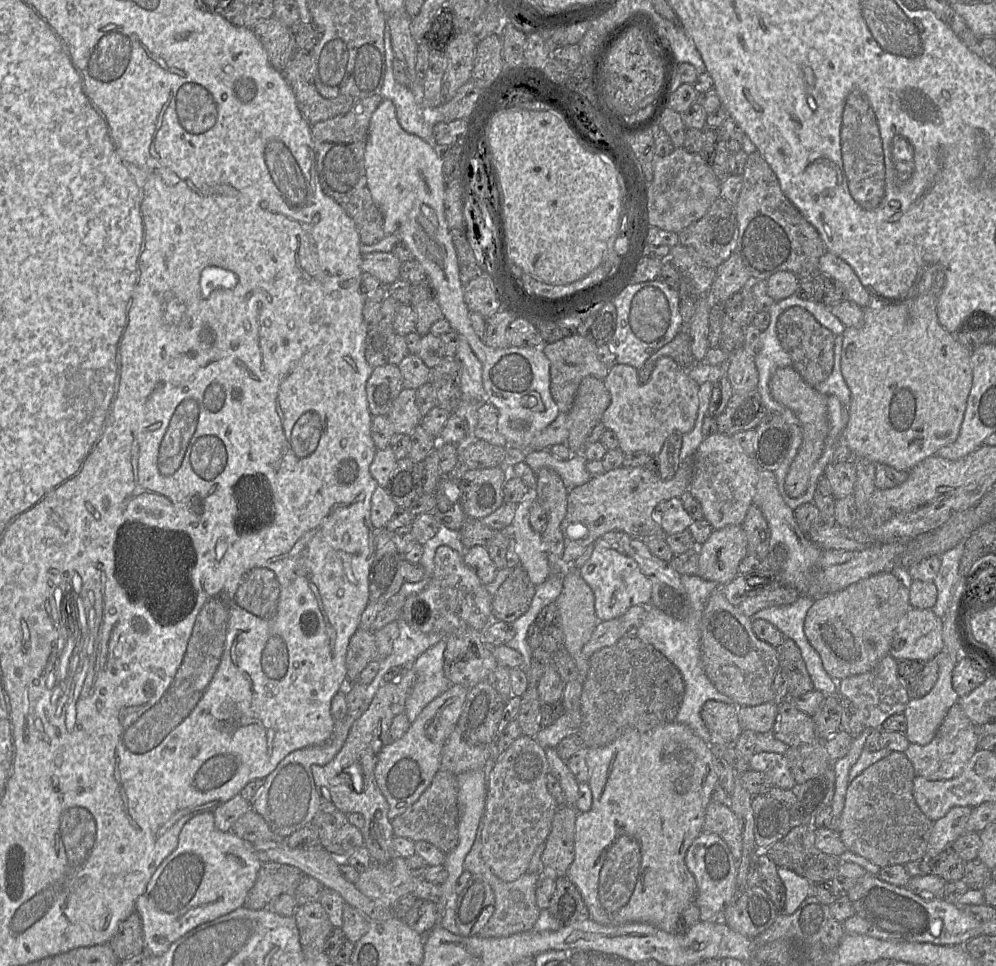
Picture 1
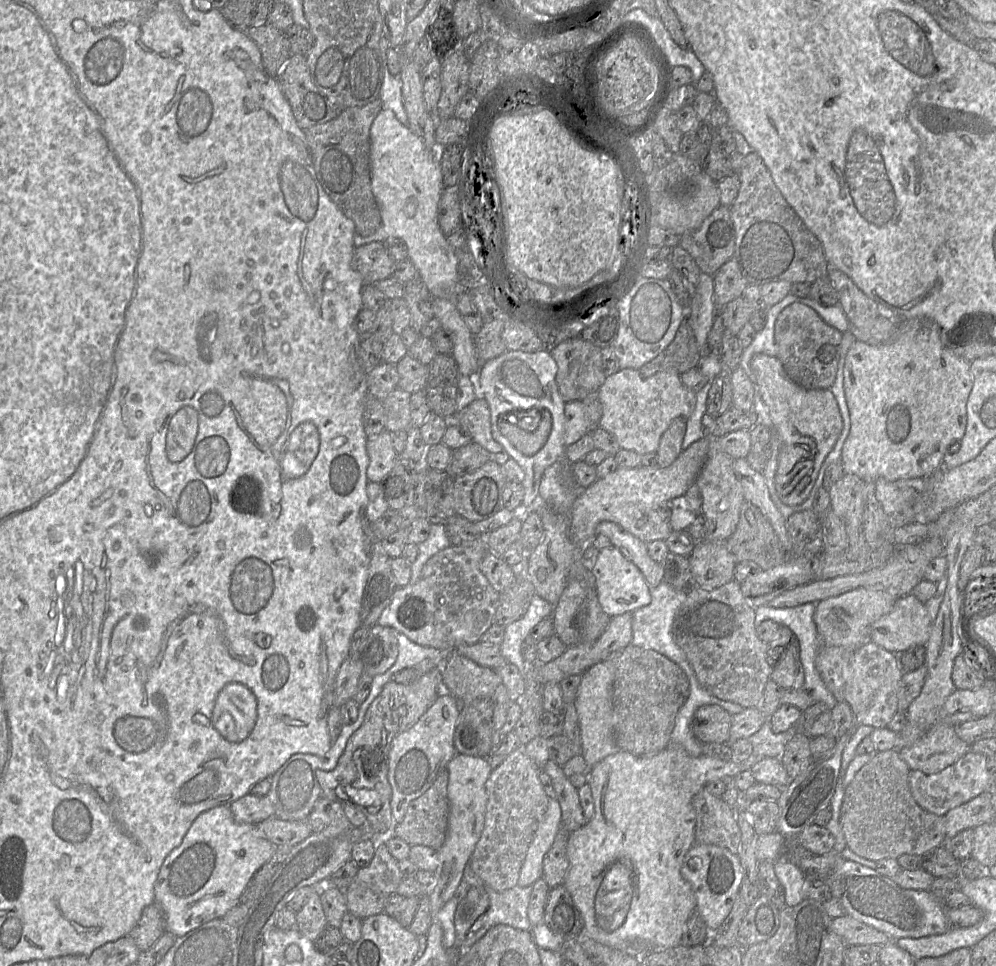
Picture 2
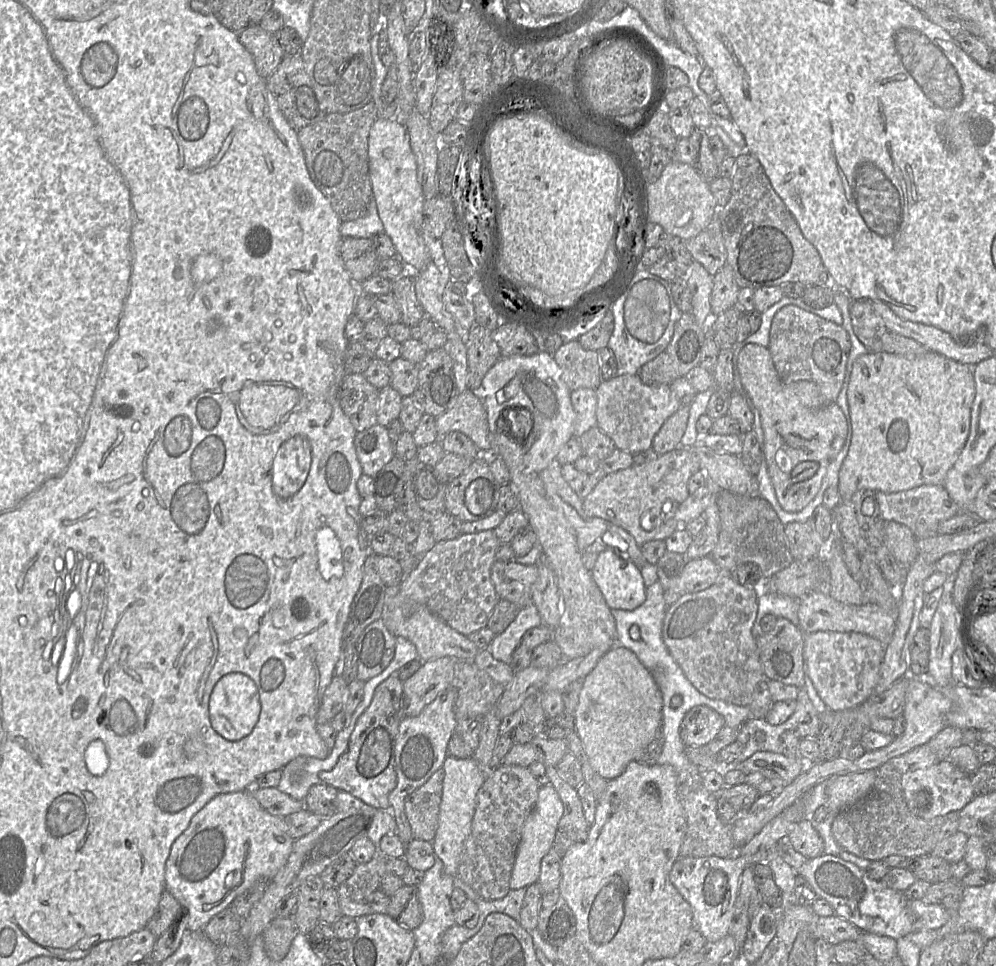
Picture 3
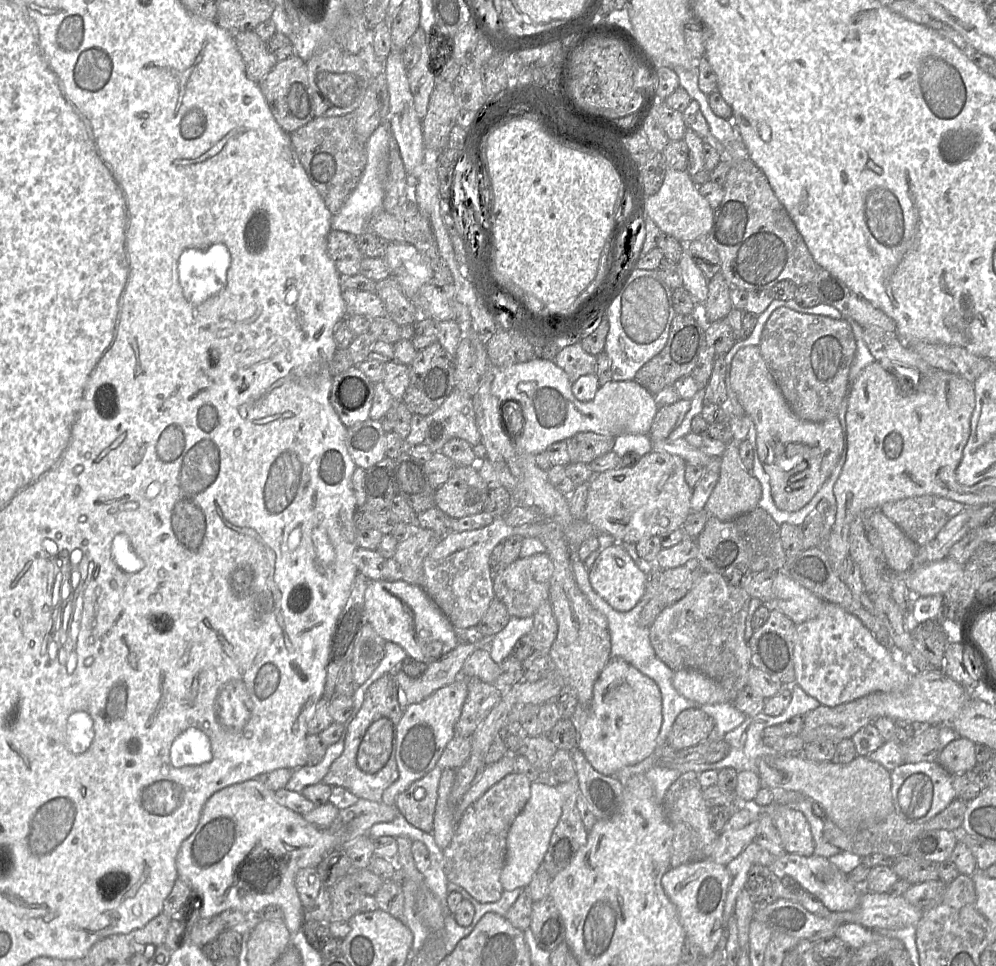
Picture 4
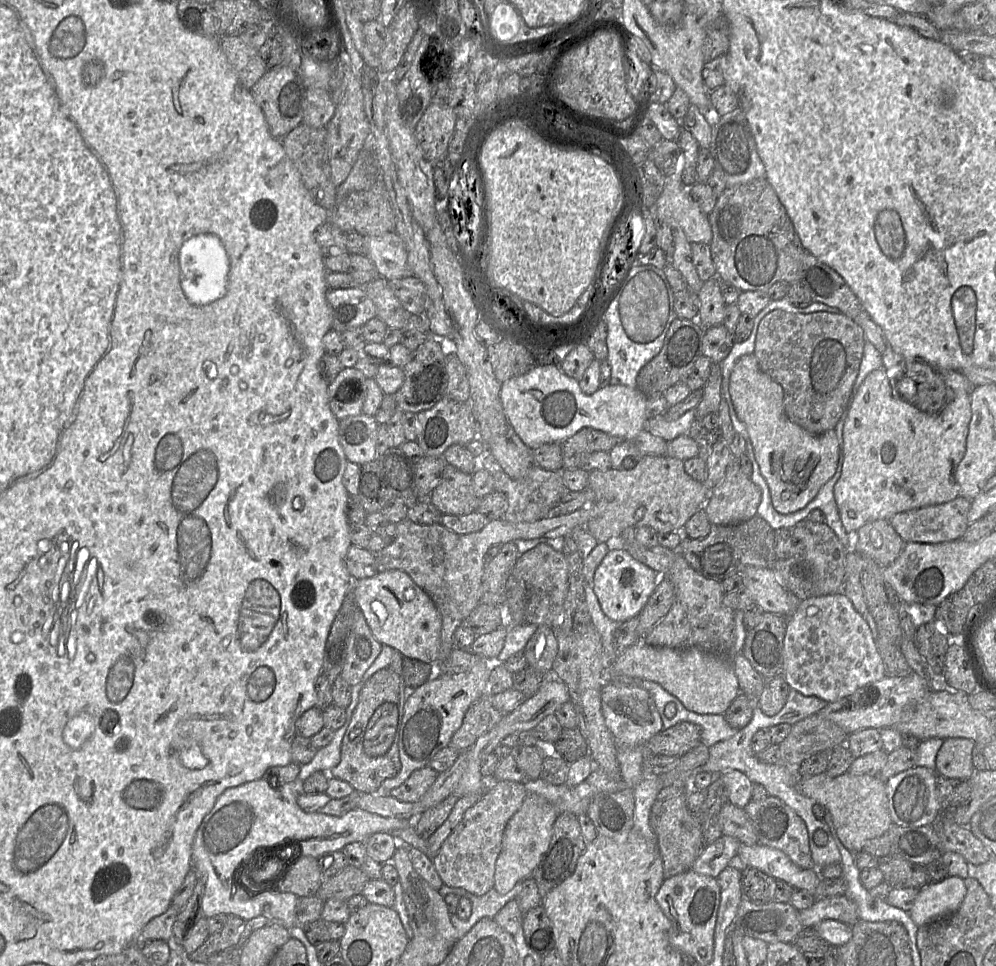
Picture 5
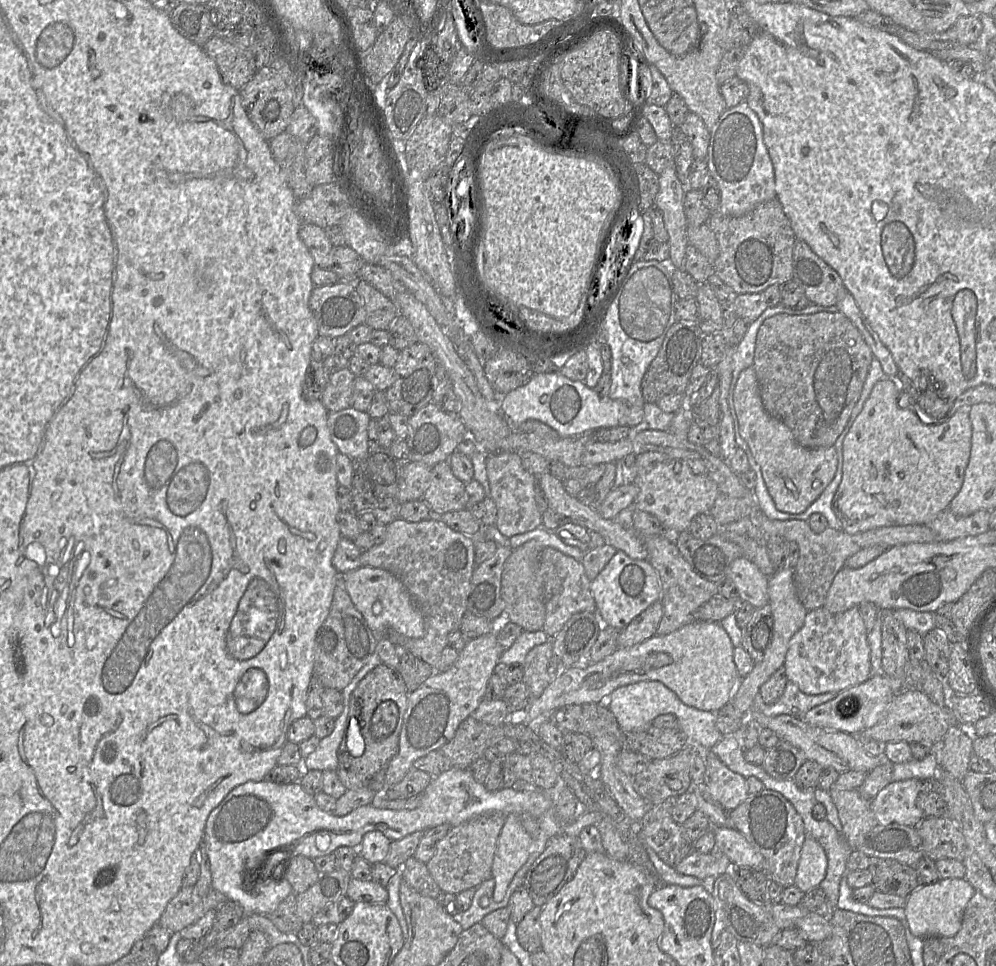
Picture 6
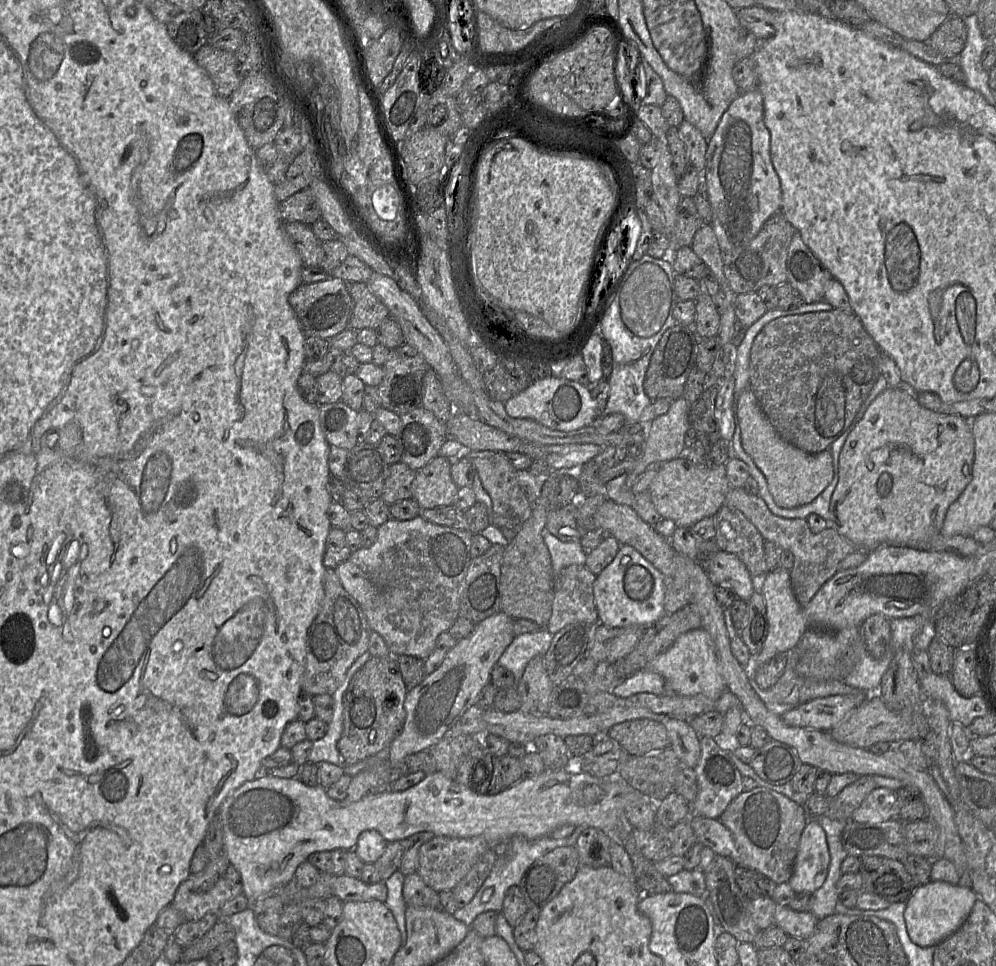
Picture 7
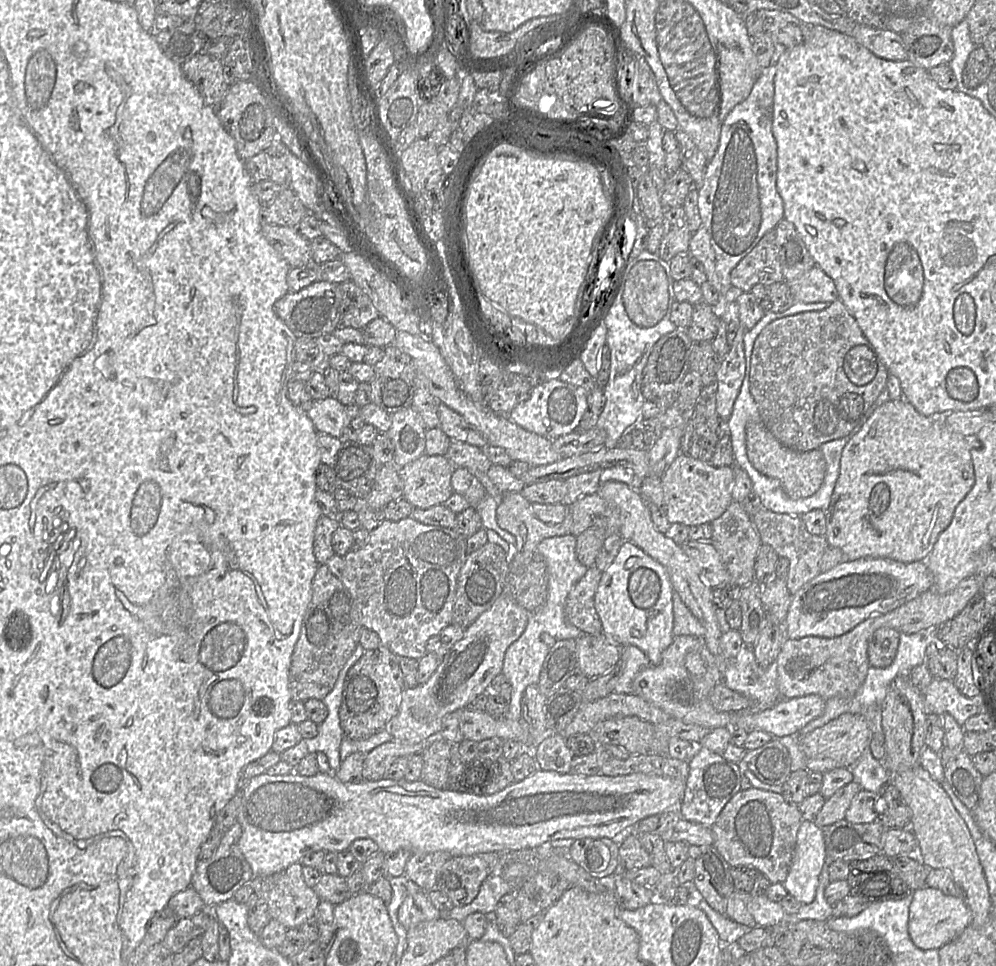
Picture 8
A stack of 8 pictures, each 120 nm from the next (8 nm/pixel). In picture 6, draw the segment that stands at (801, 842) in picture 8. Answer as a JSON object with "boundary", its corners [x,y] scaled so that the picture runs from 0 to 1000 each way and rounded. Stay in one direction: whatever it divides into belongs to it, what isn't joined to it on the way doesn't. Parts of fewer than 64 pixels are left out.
{"boundary":[[[810,865],[804,879],[797,917],[807,924],[822,918],[828,909],[830,893],[826,877]]]}

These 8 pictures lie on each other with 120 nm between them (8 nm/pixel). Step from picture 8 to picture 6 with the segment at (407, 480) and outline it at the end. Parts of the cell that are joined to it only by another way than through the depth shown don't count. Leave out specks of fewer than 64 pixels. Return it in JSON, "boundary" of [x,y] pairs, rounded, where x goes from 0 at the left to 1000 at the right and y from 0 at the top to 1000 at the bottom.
{"boundary":[[[450,477],[433,483],[432,496],[425,518],[434,529],[454,530],[468,526],[468,501],[454,489]]]}

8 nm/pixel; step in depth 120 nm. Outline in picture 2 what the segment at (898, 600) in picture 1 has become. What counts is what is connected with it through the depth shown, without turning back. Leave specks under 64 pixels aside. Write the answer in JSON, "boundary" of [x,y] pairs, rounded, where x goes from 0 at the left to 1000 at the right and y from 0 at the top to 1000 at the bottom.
{"boundary":[[[859,609],[819,624],[817,644],[824,668],[845,669],[860,673],[873,665],[873,649],[894,634],[901,619],[890,612]]]}

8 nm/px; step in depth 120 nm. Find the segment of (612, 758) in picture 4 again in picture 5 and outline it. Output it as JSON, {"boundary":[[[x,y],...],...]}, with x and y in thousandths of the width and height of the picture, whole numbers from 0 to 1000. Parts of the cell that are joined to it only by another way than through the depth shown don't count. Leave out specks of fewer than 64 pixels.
{"boundary":[[[608,706],[603,714],[603,733],[619,776],[647,772],[655,762],[665,757],[665,743],[648,713]]]}

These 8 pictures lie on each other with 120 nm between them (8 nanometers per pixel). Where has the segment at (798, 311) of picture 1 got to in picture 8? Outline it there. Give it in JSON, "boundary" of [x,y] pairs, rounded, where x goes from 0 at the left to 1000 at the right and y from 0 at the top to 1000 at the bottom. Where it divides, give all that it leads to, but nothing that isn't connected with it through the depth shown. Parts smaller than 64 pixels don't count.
{"boundary":[[[841,308],[826,321],[781,329],[766,340],[755,362],[753,407],[775,450],[797,467],[811,468],[829,458],[846,453],[861,440],[866,440],[864,432],[890,402],[892,388],[880,362]]]}

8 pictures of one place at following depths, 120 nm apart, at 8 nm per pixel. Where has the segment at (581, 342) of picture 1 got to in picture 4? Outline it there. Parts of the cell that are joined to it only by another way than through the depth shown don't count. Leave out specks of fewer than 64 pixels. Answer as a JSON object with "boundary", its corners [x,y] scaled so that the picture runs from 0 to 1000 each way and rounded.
{"boundary":[[[582,355],[568,358],[558,369],[557,376],[569,387],[575,398],[582,390],[598,387],[599,369],[588,364]]]}

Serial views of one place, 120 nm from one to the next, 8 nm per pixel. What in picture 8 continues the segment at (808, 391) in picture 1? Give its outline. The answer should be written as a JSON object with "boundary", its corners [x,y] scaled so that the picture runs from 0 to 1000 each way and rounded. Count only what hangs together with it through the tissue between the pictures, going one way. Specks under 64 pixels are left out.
{"boundary":[[[751,437],[748,446],[749,466],[753,479],[763,490],[782,497],[786,507],[794,517],[811,516],[822,507],[830,487],[830,479],[824,466],[797,467],[783,459],[766,437]]]}

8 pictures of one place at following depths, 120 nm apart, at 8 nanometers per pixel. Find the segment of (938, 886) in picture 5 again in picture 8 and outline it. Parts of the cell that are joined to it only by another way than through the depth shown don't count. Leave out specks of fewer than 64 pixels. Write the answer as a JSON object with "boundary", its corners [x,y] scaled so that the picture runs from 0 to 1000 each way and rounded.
{"boundary":[[[928,917],[917,922],[913,941],[912,965],[916,975],[926,983],[944,982],[961,971],[975,957],[976,945],[966,928],[954,928]]]}

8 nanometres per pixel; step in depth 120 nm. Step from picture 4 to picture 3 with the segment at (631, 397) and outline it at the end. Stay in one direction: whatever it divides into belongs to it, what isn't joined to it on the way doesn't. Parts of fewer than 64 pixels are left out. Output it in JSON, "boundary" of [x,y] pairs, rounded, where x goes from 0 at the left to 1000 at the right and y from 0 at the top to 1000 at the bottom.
{"boundary":[[[541,363],[530,369],[502,370],[486,389],[482,409],[489,425],[492,448],[499,447],[498,440],[505,440],[504,430],[508,435],[511,423],[532,427],[534,435],[532,432],[530,435],[524,427],[518,435],[527,439],[529,445],[531,443],[530,449],[528,447],[523,451],[522,459],[530,455],[535,444],[539,445],[539,455],[526,470],[526,481],[536,490],[542,491],[558,476],[564,462],[576,452],[578,428],[573,416],[573,405],[565,394],[555,366]]]}

